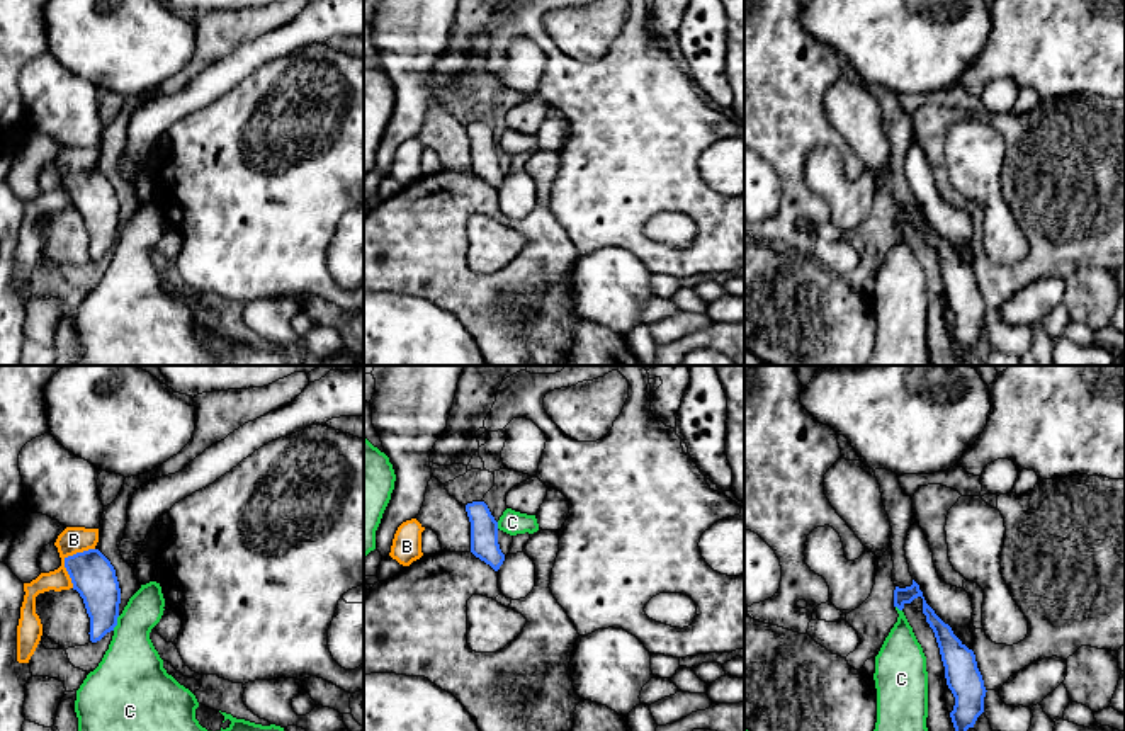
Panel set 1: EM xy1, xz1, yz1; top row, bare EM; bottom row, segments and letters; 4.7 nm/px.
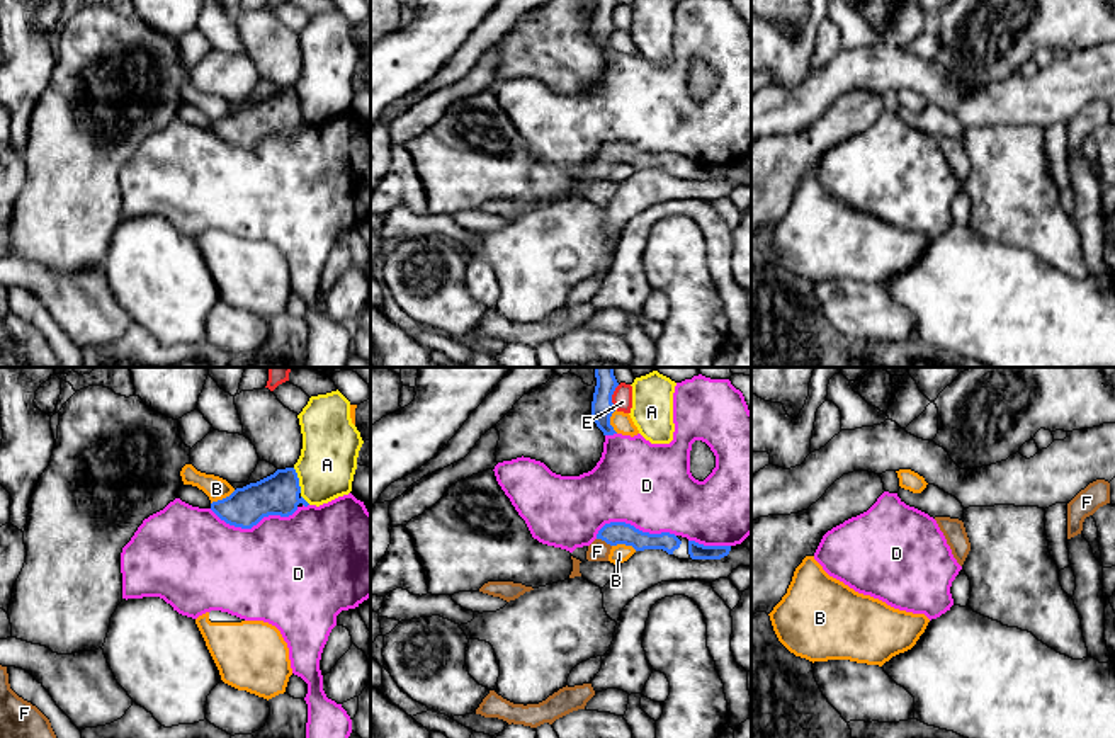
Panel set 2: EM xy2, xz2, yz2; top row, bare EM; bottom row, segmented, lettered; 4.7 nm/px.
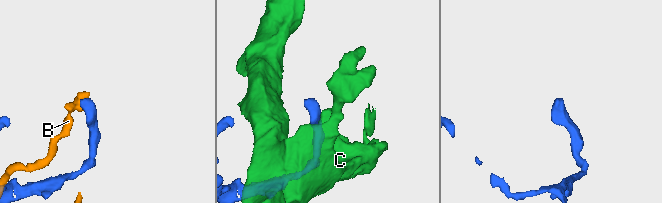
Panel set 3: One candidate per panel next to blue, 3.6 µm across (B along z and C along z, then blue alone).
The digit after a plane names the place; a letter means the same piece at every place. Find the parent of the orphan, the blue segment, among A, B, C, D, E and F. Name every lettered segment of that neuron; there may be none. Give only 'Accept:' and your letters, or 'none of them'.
Accept: F

